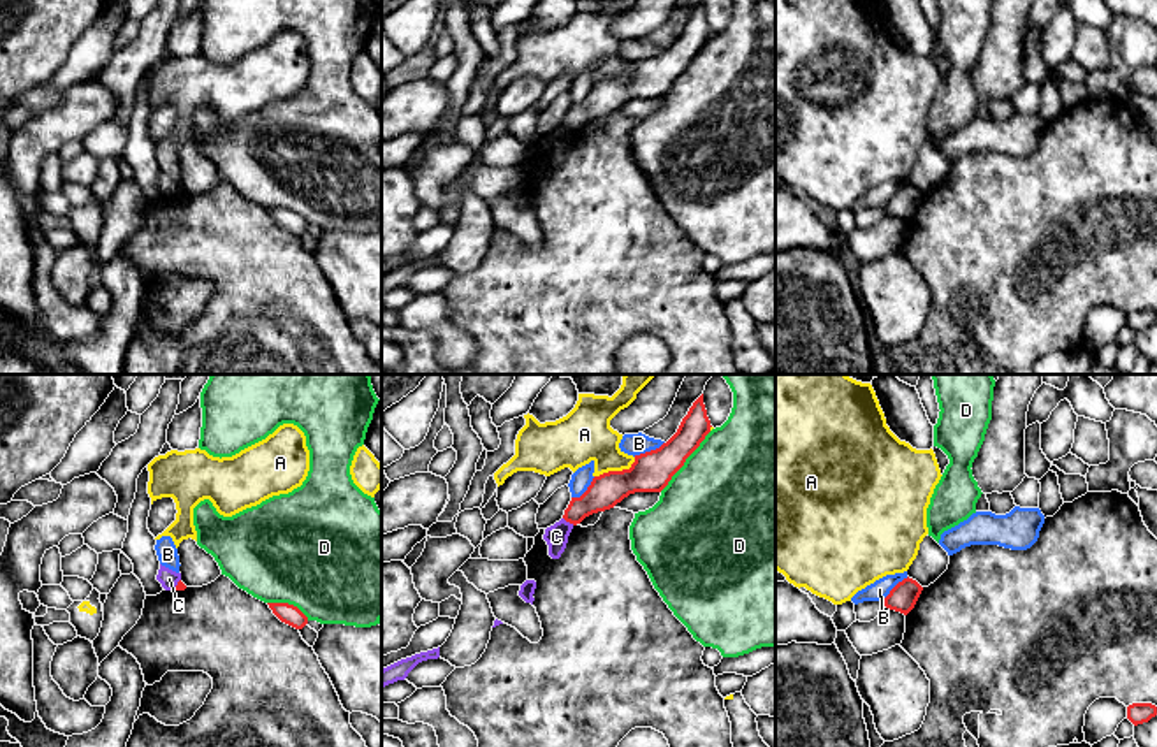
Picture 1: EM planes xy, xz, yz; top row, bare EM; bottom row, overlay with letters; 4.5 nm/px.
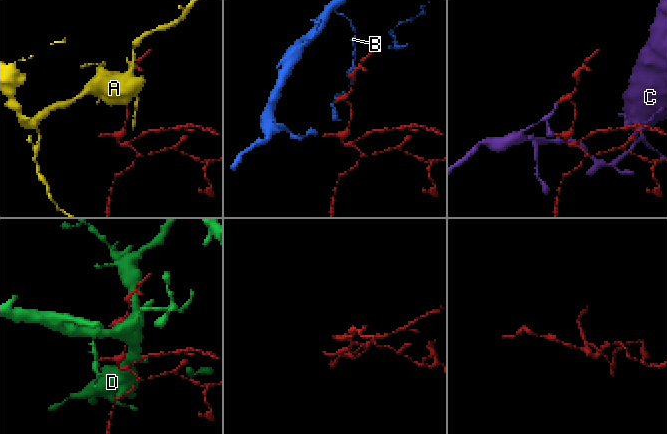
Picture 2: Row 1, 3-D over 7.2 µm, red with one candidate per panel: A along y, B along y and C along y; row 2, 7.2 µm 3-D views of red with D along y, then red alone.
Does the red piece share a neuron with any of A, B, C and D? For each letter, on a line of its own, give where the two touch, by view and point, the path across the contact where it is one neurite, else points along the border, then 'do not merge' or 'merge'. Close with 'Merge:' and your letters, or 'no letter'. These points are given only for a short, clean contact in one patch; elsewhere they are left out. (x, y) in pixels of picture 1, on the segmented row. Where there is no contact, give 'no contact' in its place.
A: xz (616, 471) | do not merge
B: xz (647, 452) | do not merge
C: xz (568, 521) | along xz (563, 517), (574, 524) | do not merge
D: xz (684, 461) | do not merge
Merge: no letter

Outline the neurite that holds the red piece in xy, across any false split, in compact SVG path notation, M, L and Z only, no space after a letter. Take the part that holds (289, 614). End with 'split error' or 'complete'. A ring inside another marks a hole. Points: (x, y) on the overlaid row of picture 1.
M267 603L273 613L285 624L302 629L308 624L308 617L294 605L288 603Z | complete

